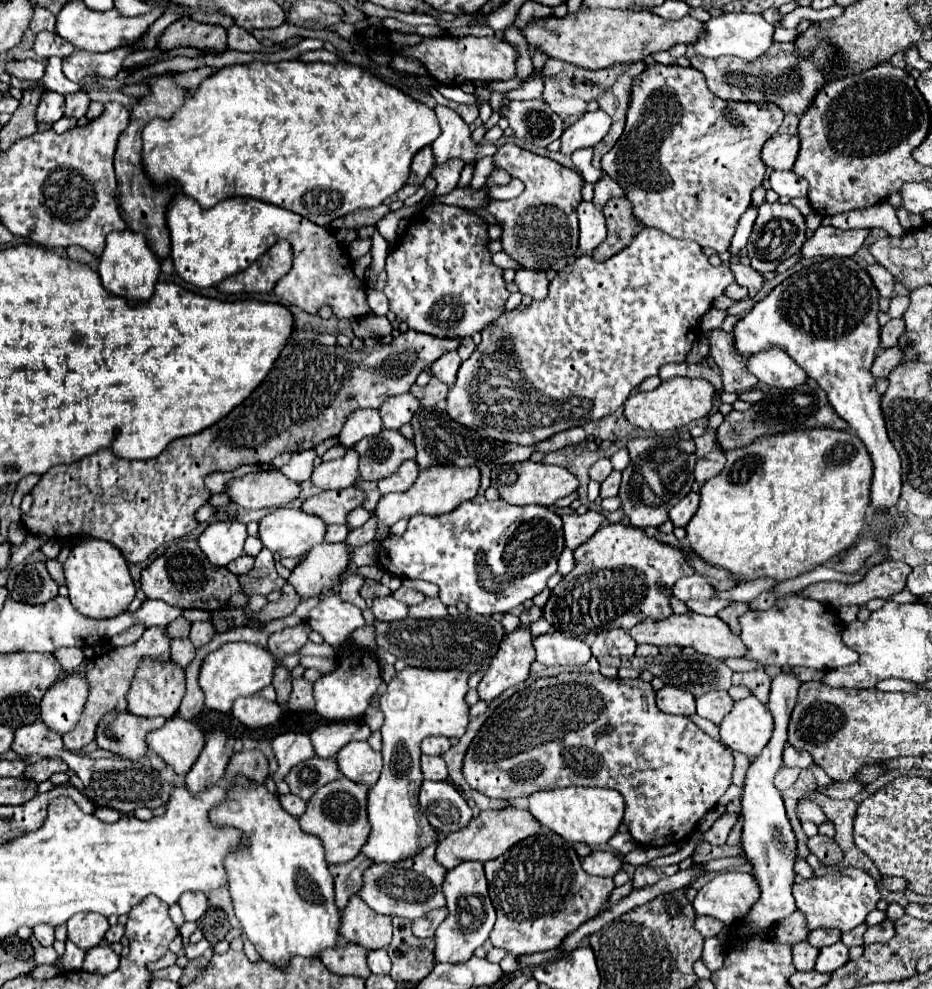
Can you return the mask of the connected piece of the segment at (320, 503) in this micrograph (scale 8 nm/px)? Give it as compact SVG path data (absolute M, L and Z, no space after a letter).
M343 488L343 490L327 490L317 496L311 496L303 502L301 510L321 518L325 524L345 524L347 512L361 506L365 502L365 492L359 488Z

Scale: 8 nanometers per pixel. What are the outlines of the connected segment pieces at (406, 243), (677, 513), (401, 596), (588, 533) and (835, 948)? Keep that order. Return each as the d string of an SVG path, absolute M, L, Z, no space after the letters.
M429 204L409 218L409 226L399 240L397 248L387 256L387 286L385 294L389 306L399 322L407 322L411 330L425 332L437 338L465 338L481 332L485 326L495 322L505 312L505 300L509 292L501 280L501 268L491 262L487 252L487 224L477 214L457 206Z
M689 492L679 504L675 504L669 510L669 520L673 522L673 526L687 526L693 514L697 512L697 508L699 508L699 494Z
M401 586L399 590L395 590L395 592L393 592L393 598L401 600L401 602L407 604L407 606L411 606L411 604L421 604L421 602L425 600L425 596L423 596L421 592L417 592L417 590L413 590L413 588L405 588L405 586Z
M589 510L589 512L585 512L583 516L579 516L579 514L565 514L563 516L563 532L565 532L565 546L567 548L571 548L571 550L575 550L577 546L581 546L583 542L587 542L599 528L601 528L601 524L603 524L603 516L599 514L599 512L595 512L595 510Z
M837 942L833 946L827 946L827 948L821 948L819 950L819 958L817 958L817 964L815 964L815 970L817 972L835 972L837 968L841 968L845 962L849 960L849 950L843 942Z

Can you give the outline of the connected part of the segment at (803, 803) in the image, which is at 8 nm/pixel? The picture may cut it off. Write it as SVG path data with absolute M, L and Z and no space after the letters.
M809 796L799 798L799 802L797 802L797 818L799 818L801 822L811 820L811 822L815 822L817 826L827 820L827 816L823 814L823 810L821 810Z

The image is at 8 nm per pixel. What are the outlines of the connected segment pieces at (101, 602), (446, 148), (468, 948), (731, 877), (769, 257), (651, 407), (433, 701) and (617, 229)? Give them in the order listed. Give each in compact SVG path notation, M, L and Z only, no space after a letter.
M83 538L81 542L77 542L65 562L65 578L71 604L87 618L107 620L119 616L135 598L135 586L129 576L125 556L121 556L121 552L105 540Z
M437 106L435 114L441 124L441 136L431 144L435 154L435 166L441 166L451 158L461 158L465 164L475 166L481 158L493 156L497 152L498 147L495 144L477 146L471 140L469 126L455 110L447 106Z
M465 862L465 864L459 864L457 868L449 870L445 876L443 892L447 898L449 916L447 916L447 920L441 922L441 926L435 932L435 936L437 936L435 962L449 962L449 964L465 962L473 956L475 948L485 944L485 940L489 938L489 932L493 930L493 924L495 924L495 908L493 908L489 892L487 892L483 864Z
M723 872L709 880L695 896L693 908L699 916L713 916L723 924L741 920L759 900L759 884L745 872Z
M765 202L759 206L759 214L747 244L747 256L751 258L751 266L757 272L771 272L775 270L783 260L791 258L795 252L799 252L801 244L805 242L805 216L793 206L793 204L779 204L779 202Z
M671 378L667 382L661 382L651 392L635 392L629 396L629 400L623 404L625 418L643 430L661 432L661 430L677 430L681 426L691 424L693 420L699 420L709 414L713 406L713 394L715 388L707 380L691 380L691 378Z
M405 668L395 672L387 684L379 706L385 714L381 726L383 734L383 770L381 778L373 788L369 788L367 816L371 824L371 834L361 854L373 864L379 862L399 862L413 858L429 844L437 842L435 828L427 822L425 812L419 806L419 788L423 782L421 774L421 740L427 736L457 736L461 738L469 724L469 706L465 694L469 674L465 672L445 672L445 670L425 670L425 668Z
M613 198L603 208L605 220L607 220L607 240L603 240L595 250L593 258L597 262L603 262L611 258L613 254L627 248L633 240L633 236L643 228L643 224L635 218L631 202L623 198Z

